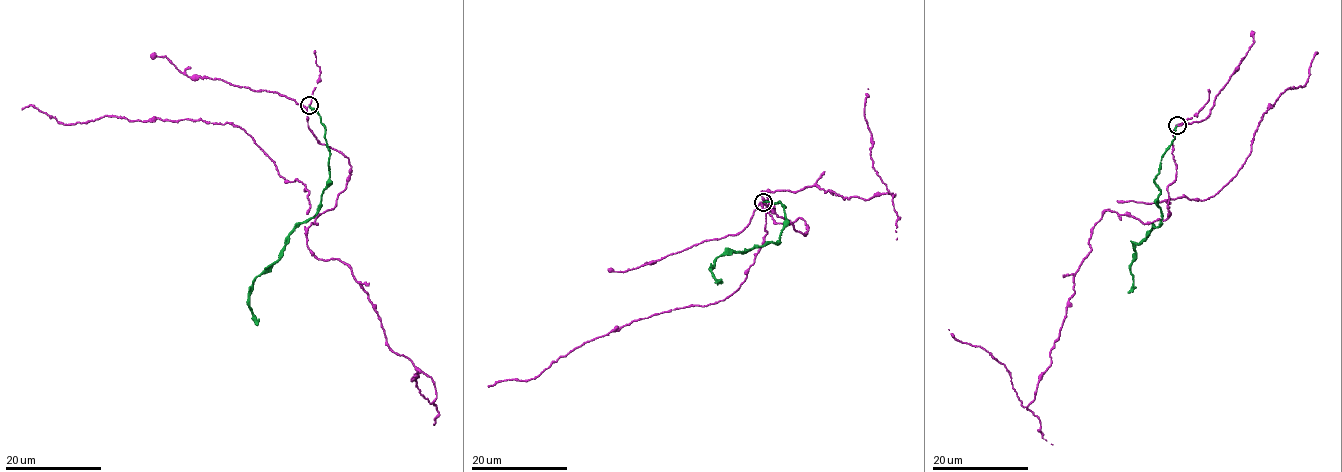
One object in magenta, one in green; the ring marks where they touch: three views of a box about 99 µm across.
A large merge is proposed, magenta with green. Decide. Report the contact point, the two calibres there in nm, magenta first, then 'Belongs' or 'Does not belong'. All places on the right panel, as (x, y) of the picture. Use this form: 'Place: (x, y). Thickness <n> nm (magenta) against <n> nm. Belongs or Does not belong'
Place: (1177, 125). Thickness 140 nm (magenta) against 170 nm. Does not belong

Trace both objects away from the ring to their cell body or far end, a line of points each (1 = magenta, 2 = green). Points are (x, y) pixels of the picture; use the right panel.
1: (1177, 124), (1169, 216), (1144, 223), (1123, 203), (1204, 200), (1227, 184), (1263, 112), (1305, 85), (1316, 53)
2: (1176, 124), (1154, 180), (1160, 192), (1161, 224), (1134, 245), (1130, 273), (1134, 285), (1128, 293)

